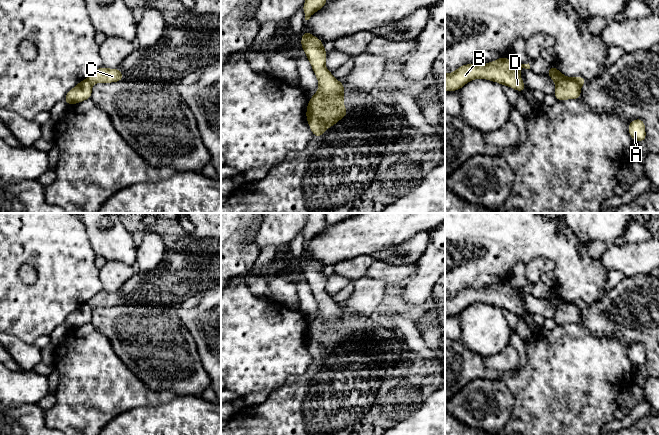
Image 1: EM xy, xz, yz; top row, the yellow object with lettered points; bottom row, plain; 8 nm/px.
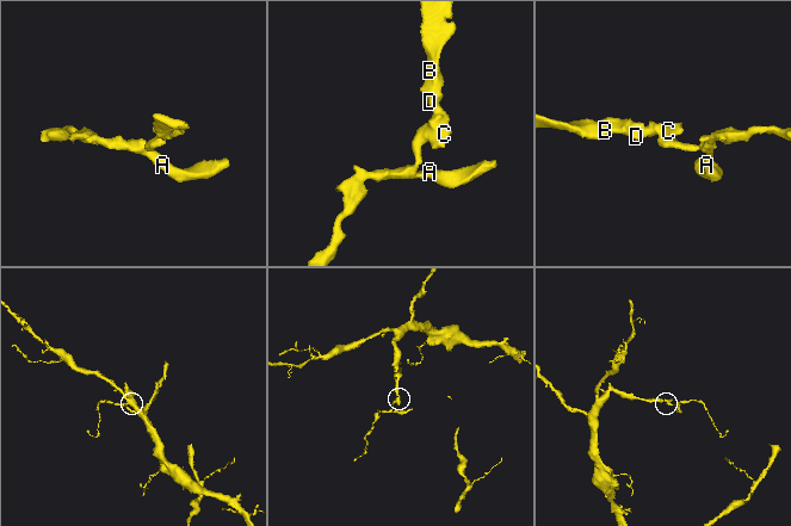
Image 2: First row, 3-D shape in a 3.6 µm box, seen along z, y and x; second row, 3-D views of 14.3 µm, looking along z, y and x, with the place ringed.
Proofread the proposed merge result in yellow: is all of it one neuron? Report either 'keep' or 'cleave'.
cleave

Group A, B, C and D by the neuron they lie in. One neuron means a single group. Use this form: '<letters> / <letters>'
A / B C D

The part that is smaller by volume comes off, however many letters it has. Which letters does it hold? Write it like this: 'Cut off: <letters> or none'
Cut off: A

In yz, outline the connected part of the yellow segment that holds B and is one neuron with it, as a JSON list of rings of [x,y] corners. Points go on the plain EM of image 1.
[[[508,280],[500,281],[484,289],[468,287],[460,290],[452,297],[445,297],[445,314],[449,316],[457,315],[468,306],[481,302],[497,306],[503,310],[509,310],[517,316],[522,316],[527,314],[519,297],[522,292],[530,293],[529,287],[514,288]]]

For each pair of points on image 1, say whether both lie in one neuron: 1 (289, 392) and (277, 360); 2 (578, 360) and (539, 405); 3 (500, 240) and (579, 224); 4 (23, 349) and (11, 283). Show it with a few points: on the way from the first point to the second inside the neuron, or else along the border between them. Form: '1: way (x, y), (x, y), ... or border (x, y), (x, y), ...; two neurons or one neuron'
1: border (287, 381), (270, 391); two neurons
2: way (565, 373), (555, 383), (547, 384), (547, 392); one neuron
3: border (561, 223), (566, 234), (574, 234), (583, 240); two neurons
4: border (10, 334), (31, 344); two neurons

